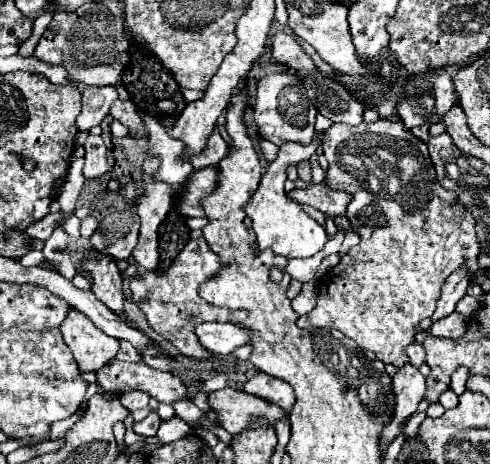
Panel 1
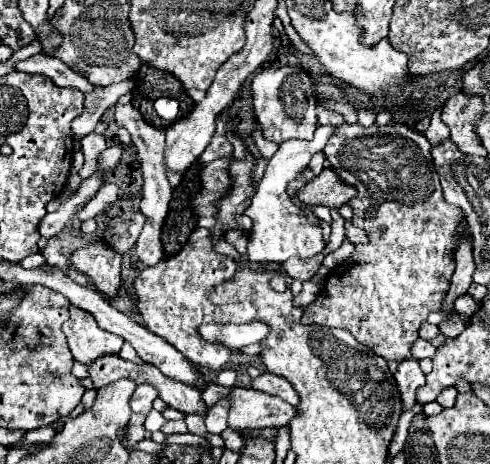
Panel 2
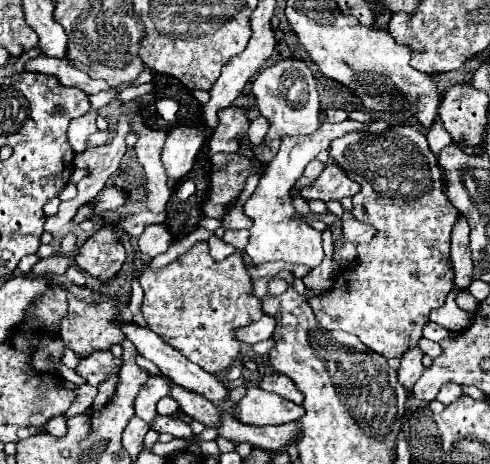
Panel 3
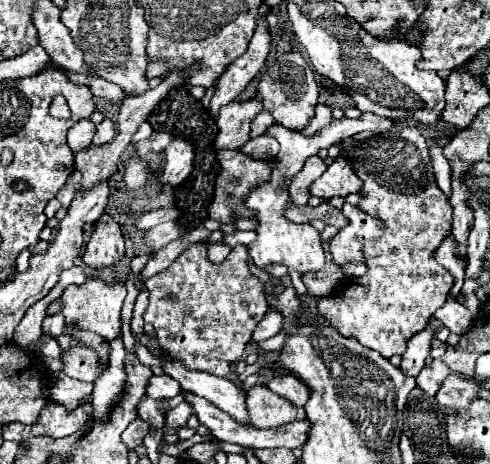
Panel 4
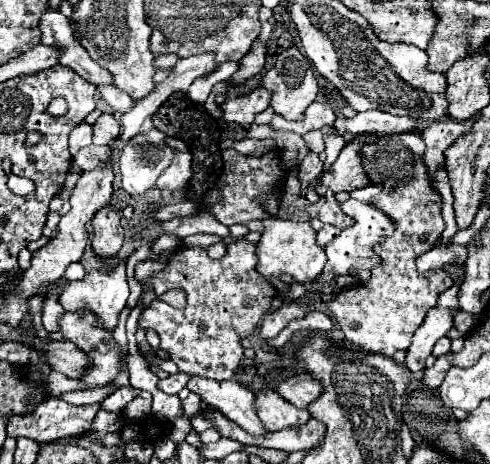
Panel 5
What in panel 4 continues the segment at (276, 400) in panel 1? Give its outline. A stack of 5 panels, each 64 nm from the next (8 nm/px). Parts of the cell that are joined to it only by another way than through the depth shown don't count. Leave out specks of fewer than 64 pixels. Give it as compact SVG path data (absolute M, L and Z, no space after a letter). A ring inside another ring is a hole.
M286 374L286 376L278 376L278 378L272 378L268 384L266 384L268 390L280 394L282 398L290 400L292 404L296 406L304 406L306 400L308 400L308 392L304 388L304 384L300 384L300 380L296 380L294 376Z

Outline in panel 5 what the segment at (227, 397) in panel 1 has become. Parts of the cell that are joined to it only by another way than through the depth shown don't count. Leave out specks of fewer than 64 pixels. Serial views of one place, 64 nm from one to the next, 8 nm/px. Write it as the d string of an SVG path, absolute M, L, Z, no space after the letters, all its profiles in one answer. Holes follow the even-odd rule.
M260 390L254 396L254 410L268 432L288 428L292 424L306 424L310 420L308 410L296 408L274 390Z

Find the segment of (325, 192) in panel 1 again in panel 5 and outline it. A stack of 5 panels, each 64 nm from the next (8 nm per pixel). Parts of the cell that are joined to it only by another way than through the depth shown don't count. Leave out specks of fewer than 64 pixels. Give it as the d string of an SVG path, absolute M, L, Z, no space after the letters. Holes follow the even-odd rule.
M356 136L346 148L342 148L336 162L322 174L320 182L316 184L316 192L322 196L324 190L338 192L352 192L356 188L364 188L368 184L368 176L364 176L362 160L360 160L360 144L374 140L376 136Z

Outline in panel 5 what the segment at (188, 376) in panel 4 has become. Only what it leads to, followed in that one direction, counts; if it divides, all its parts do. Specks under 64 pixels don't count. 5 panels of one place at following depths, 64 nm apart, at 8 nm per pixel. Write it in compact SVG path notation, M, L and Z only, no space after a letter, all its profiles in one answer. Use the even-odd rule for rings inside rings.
M190 376L186 388L202 398L202 402L214 406L224 412L232 422L240 424L246 432L264 434L264 426L256 420L256 412L252 412L252 396L254 392L240 386L236 380L210 380L202 376Z

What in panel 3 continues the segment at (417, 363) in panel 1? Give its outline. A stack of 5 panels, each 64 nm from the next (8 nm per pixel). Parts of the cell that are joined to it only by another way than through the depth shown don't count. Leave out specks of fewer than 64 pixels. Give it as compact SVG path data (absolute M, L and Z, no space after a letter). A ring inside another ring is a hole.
M420 338L420 340L418 340L418 348L420 348L426 356L430 356L430 358L436 358L436 356L440 354L440 344L438 344L438 342L430 342L430 340L426 340L426 338Z

